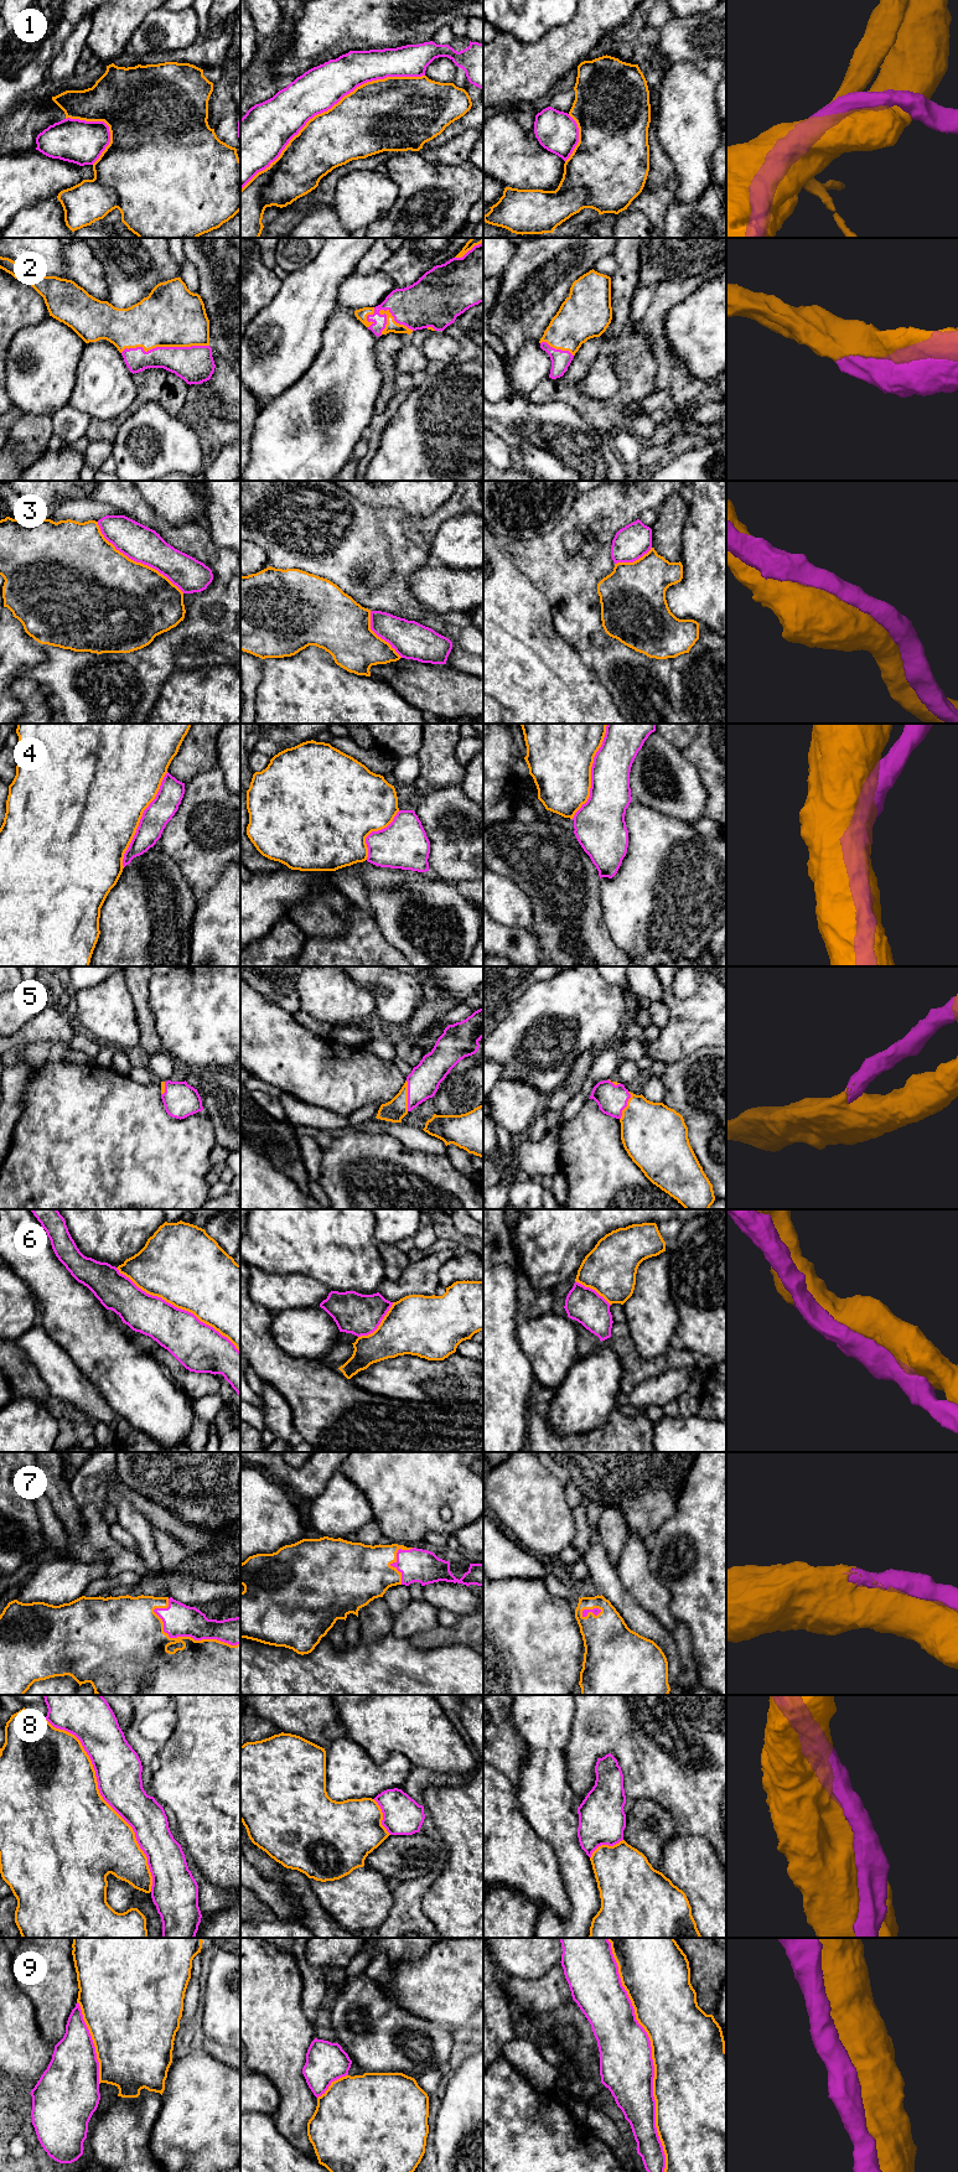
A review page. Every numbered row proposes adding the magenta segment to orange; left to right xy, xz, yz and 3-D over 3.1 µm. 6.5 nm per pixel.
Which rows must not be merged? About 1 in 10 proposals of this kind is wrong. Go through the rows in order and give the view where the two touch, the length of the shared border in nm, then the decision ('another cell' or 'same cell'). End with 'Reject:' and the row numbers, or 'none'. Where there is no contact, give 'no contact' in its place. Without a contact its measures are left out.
1: meets orange in xz; contact 1400 nm long; another cell
2: meets orange in xy; contact 600 nm long; same cell
3: meets orange in xy; contact 750 nm long; same cell
4: meets orange in yz; contact 650 nm long; same cell
5: meets orange in xz; contact 200 nm long; same cell
6: meets orange in xy; contact 1000 nm long; same cell
7: meets orange in xy; contact 600 nm long; same cell
8: meets orange in xy; contact 1300 nm long; another cell
9: meets orange in yz; contact 1550 nm long; same cell
Reject: 1, 8

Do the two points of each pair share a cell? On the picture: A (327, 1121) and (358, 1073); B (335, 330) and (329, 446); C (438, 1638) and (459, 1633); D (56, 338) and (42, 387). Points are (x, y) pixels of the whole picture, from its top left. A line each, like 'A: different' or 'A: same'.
A: different
B: same
C: same
D: same

